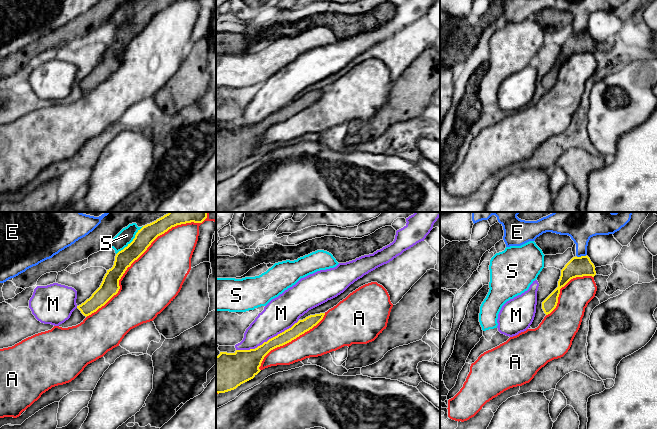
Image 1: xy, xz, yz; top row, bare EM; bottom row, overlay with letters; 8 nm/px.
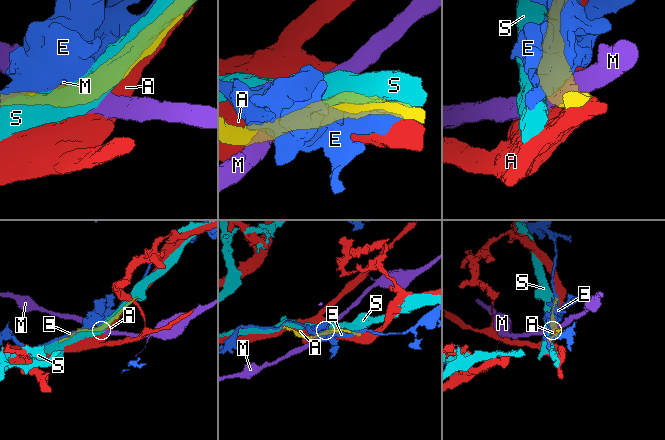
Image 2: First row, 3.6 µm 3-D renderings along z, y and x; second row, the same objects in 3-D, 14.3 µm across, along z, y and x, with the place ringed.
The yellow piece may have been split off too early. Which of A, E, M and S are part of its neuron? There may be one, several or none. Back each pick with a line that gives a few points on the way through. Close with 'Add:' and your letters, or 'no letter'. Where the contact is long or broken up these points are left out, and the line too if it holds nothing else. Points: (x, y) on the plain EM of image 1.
Add: no letter

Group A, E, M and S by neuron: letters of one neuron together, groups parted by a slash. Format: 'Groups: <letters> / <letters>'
Groups: A / E / M / S

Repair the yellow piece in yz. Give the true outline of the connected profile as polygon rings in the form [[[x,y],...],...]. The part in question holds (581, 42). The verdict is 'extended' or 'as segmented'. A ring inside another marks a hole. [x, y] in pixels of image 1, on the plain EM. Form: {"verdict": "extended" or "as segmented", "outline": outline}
{"verdict": "as segmented", "outline": [[[586,32],[573,33],[561,46],[558,63],[542,78],[542,85],[546,91],[550,90],[557,82],[560,65],[571,55],[583,52],[596,51],[595,42]]]}

